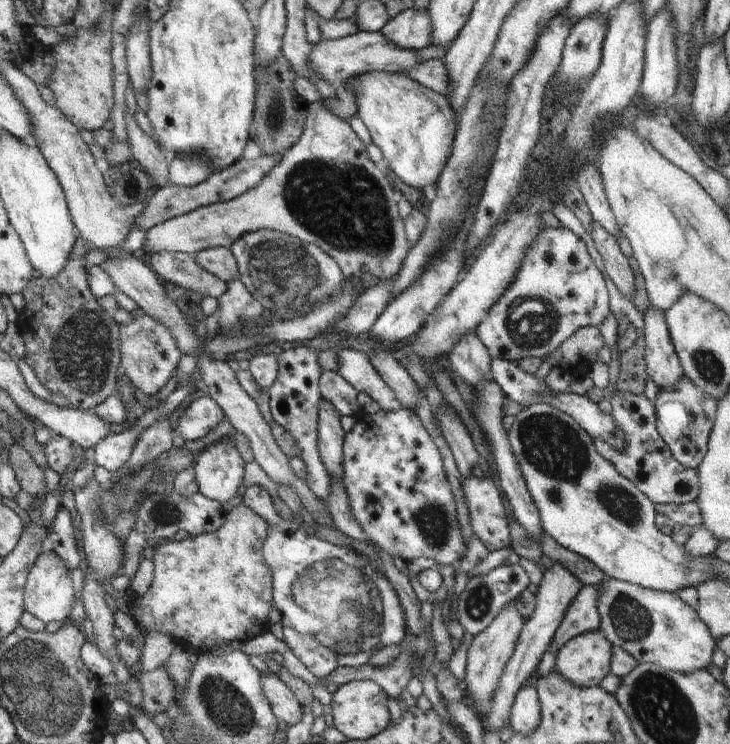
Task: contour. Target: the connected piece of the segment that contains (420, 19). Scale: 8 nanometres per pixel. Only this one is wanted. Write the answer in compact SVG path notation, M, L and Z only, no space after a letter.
M405 9L390 18L380 32L396 46L403 49L420 50L432 43L432 23L426 9Z

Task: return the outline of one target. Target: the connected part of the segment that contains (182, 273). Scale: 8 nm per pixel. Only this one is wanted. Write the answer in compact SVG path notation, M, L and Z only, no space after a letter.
M176 251L152 252L150 266L160 282L172 282L186 290L219 299L228 288L227 282L204 270L192 256Z

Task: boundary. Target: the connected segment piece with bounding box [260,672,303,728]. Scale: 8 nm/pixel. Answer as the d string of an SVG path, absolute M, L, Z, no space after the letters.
M274 673L261 674L261 685L270 703L274 716L282 727L298 724L302 718L303 707L296 700L294 693Z

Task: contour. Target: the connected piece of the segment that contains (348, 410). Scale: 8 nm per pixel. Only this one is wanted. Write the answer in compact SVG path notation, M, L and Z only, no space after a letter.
M323 371L319 380L322 398L330 401L335 409L346 416L354 416L358 412L356 403L357 390L336 371Z

